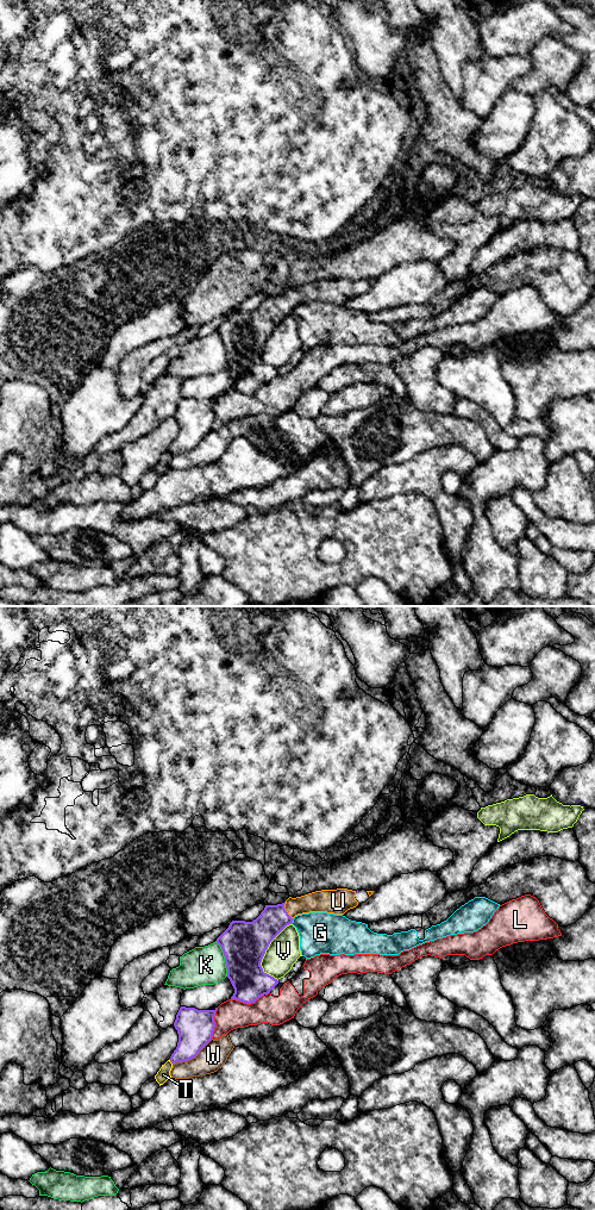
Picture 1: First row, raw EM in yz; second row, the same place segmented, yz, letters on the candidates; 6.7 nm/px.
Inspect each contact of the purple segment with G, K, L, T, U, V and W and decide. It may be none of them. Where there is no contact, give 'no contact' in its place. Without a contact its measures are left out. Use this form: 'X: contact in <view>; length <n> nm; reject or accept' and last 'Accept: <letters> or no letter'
G: contact in yz; length 50 nm; reject
K: contact in yz; length 260 nm; reject
L: contact in yz; length 220 nm; reject
T: contact in yz; length 50 nm; accept
U: contact in yz; length 130 nm; accept
V: contact in yz; length 400 nm; reject
W: contact in yz; length 320 nm; reject
Accept: T, U

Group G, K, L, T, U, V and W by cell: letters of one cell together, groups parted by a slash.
G / K / L / T U / V / W

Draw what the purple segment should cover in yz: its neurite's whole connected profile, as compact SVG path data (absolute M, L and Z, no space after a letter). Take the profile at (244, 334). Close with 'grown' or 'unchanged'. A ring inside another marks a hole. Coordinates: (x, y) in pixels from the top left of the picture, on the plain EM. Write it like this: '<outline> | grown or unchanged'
M321 280L301 287L289 287L284 293L265 295L252 312L232 311L217 329L221 337L234 383L231 389L246 394L268 385L278 370L263 362L262 349L270 332L298 305L327 302L344 305L347 300L365 293L374 281Z | grown

